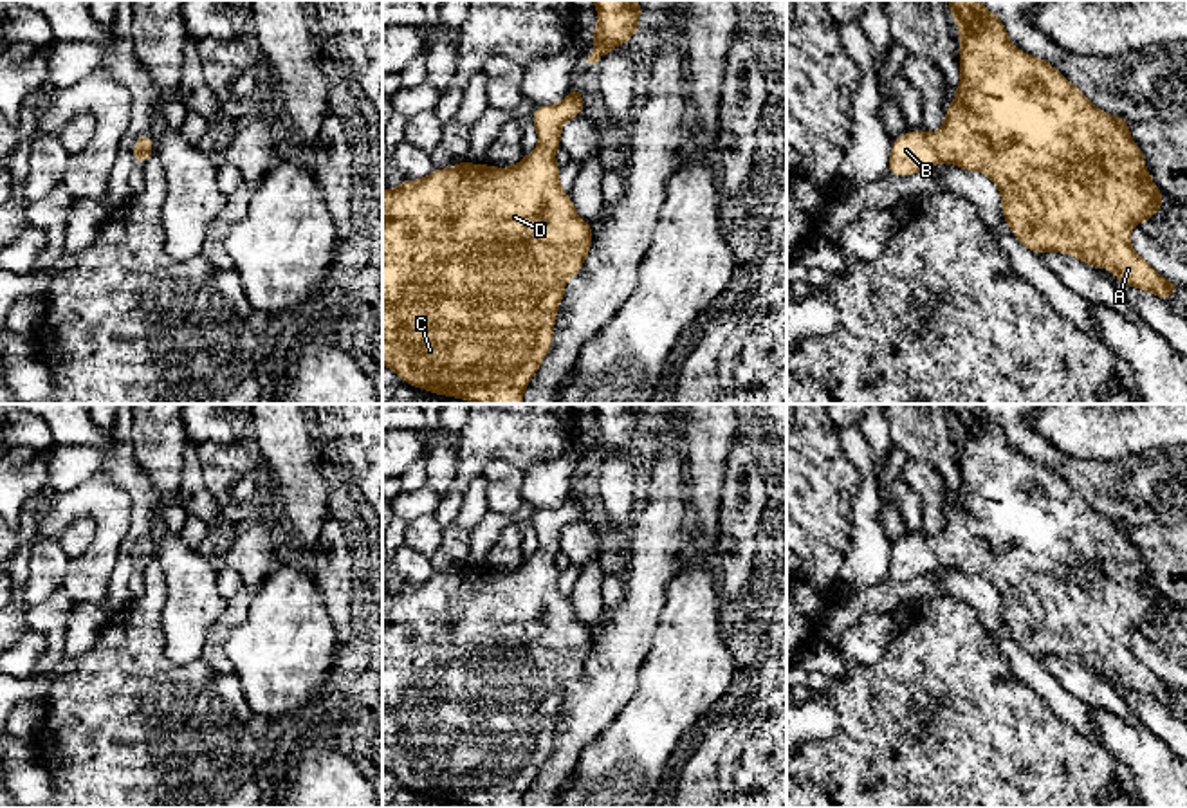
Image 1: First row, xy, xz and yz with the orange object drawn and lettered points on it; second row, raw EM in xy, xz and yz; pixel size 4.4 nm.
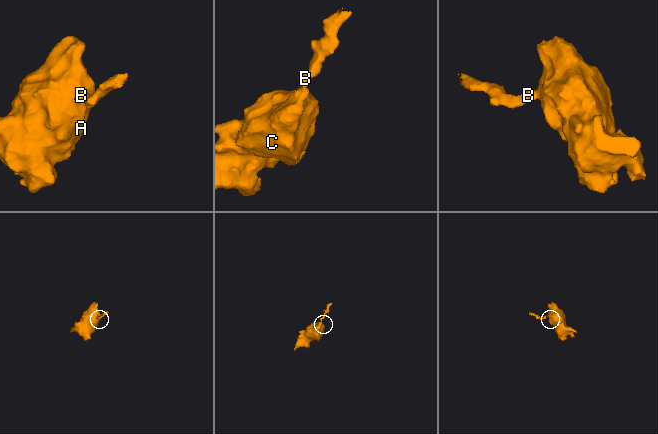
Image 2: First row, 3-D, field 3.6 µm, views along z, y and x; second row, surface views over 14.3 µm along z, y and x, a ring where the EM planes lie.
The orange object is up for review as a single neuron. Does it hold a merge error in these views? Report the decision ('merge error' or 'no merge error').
no merge error

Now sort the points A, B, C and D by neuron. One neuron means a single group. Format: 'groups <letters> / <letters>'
groups A B C D

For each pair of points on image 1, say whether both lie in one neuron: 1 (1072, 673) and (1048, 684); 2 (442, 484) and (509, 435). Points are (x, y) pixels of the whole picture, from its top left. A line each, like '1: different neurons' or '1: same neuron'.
1: different neurons
2: different neurons

